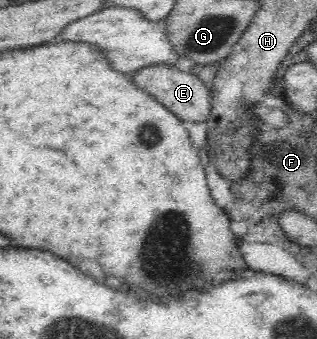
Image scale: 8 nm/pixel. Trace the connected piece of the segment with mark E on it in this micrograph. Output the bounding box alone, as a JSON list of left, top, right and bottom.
[130,63,212,121]

